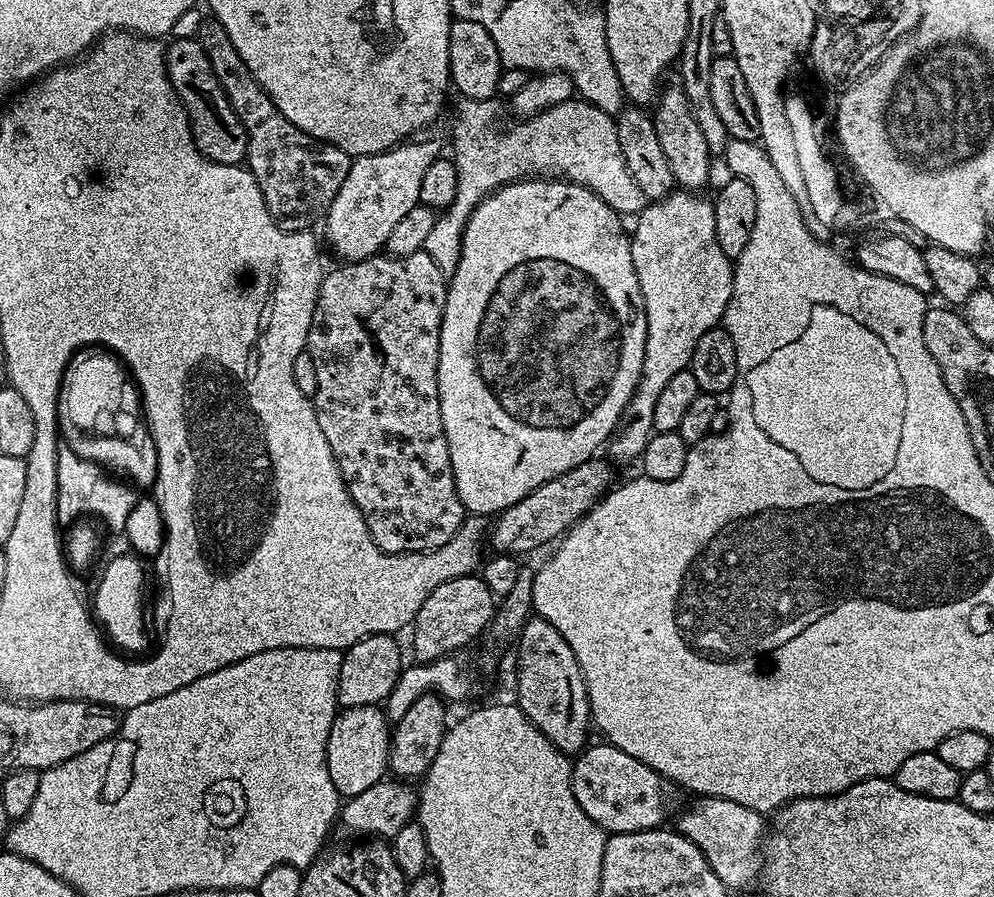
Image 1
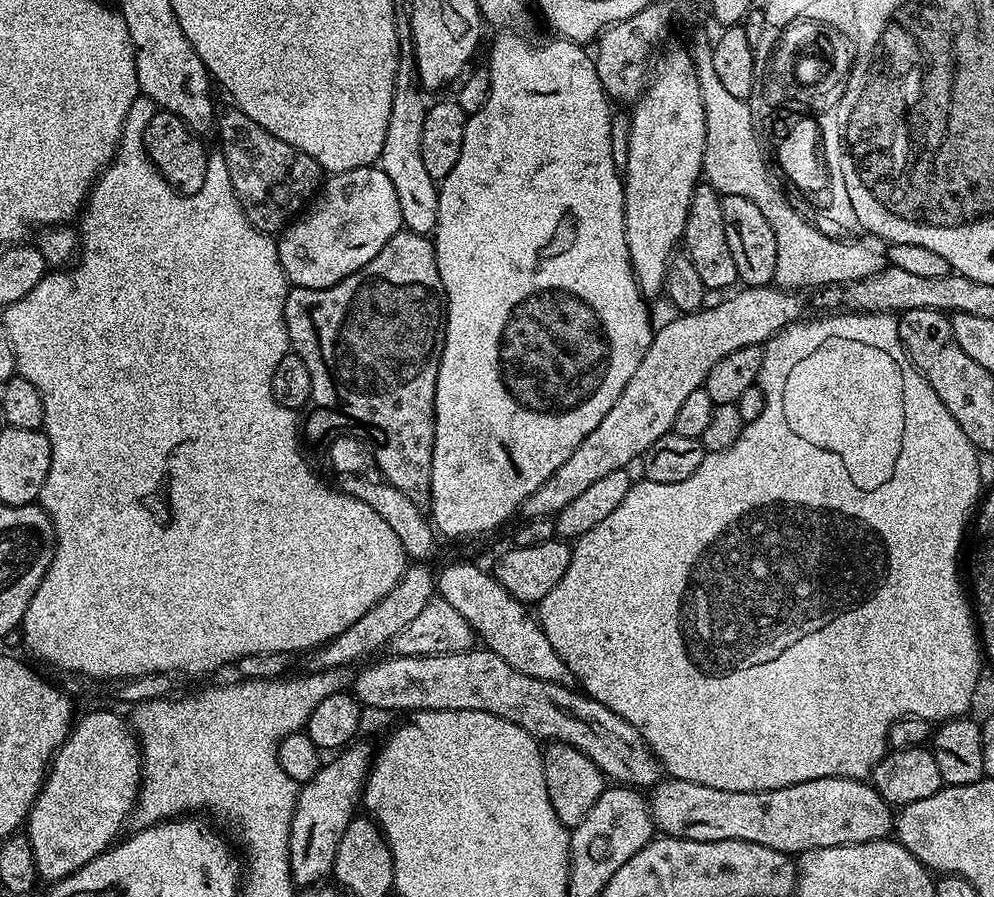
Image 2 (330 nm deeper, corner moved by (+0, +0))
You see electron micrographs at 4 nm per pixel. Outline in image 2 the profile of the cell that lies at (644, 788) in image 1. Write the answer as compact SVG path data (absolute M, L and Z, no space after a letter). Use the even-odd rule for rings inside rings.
M664 778L651 789L650 807L653 825L665 836L677 836L694 842L758 842L762 846L770 846L770 850L789 854L809 852L826 846L883 840L891 837L894 832L893 805L886 803L871 783L850 778L814 778L810 782L798 782L794 786L761 792L714 790L714 786L702 786L698 782Z

